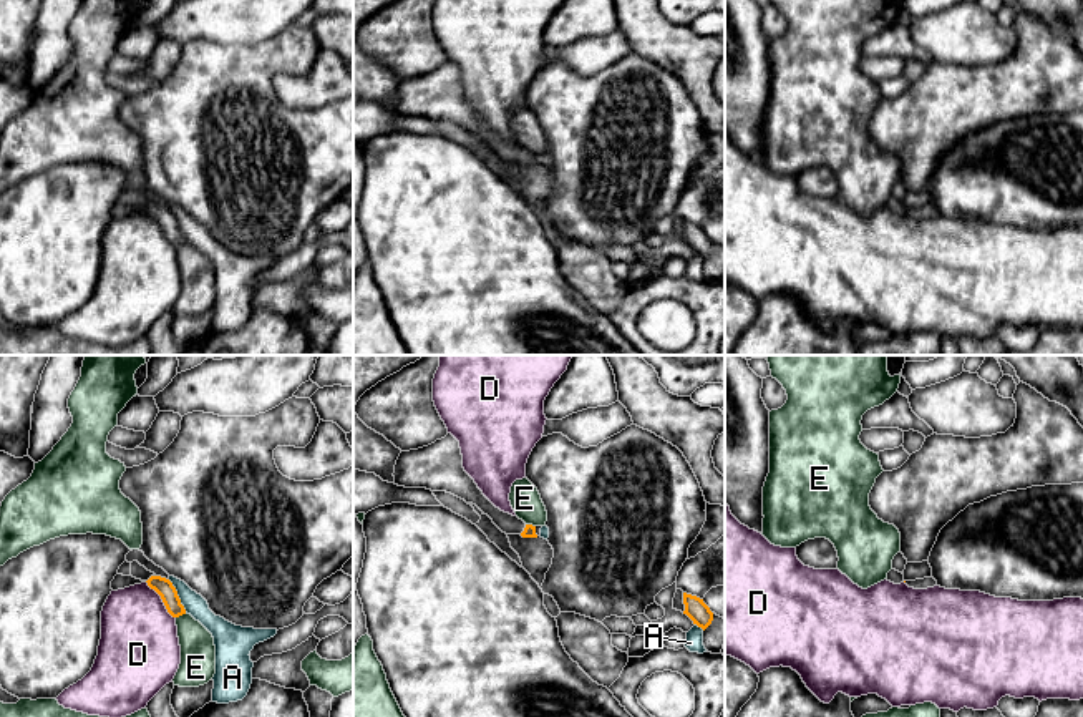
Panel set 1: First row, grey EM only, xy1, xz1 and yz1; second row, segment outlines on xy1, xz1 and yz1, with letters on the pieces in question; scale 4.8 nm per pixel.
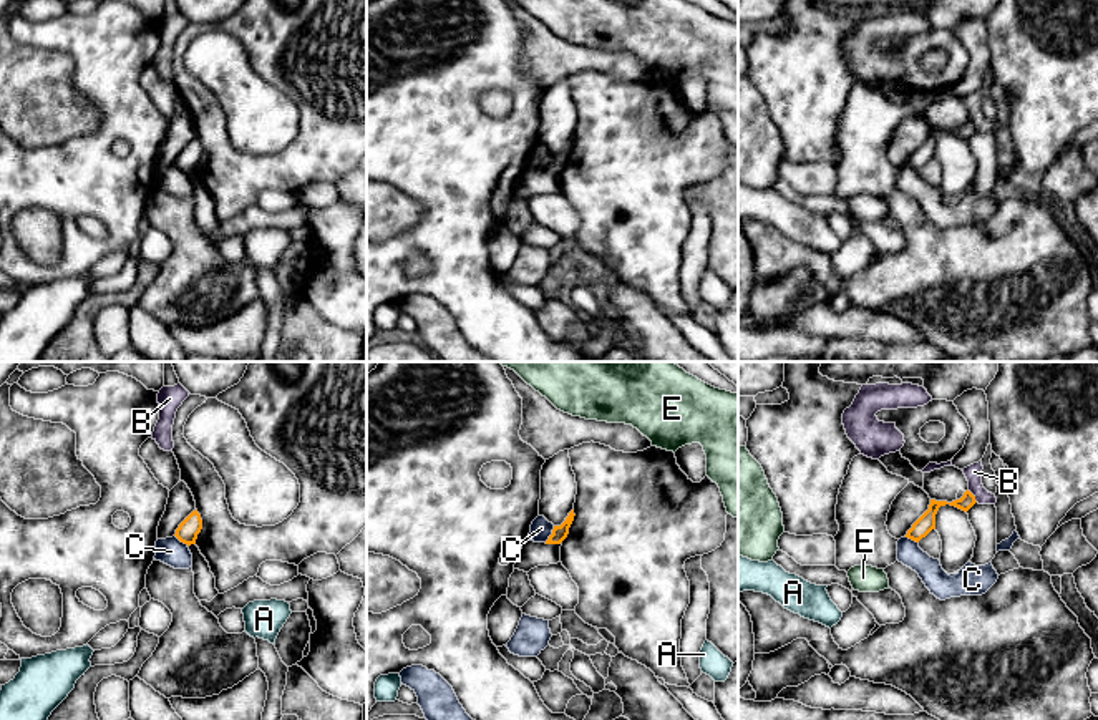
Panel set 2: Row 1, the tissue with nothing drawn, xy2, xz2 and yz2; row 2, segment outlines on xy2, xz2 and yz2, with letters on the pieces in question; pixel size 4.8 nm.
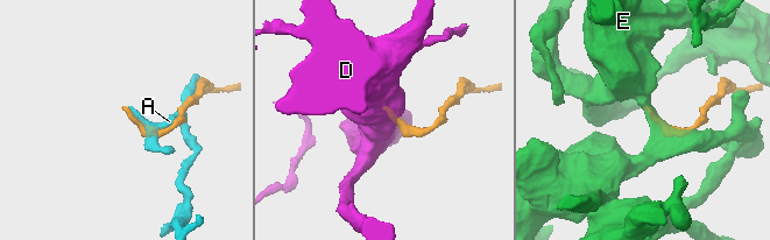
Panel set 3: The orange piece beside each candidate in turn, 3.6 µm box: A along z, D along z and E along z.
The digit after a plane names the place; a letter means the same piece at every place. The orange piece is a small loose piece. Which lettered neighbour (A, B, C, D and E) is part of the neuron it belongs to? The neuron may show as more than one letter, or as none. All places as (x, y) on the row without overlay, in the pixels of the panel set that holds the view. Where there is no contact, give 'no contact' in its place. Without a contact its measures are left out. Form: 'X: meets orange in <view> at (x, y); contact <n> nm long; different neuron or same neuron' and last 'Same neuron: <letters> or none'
A: meets orange in xy1 at (178, 224); contact 180 nm long; different neuron
B: meets orange in yz2 at (974, 125); contact 80 nm long; different neuron
C: meets orange in xz2 at (551, 163); contact 90 nm long; different neuron
D: meets orange in xy1 at (161, 226); contact 240 nm long; different neuron
E: meets orange in xy1 at (181, 243); contact 60 nm long; different neuron
Same neuron: none

